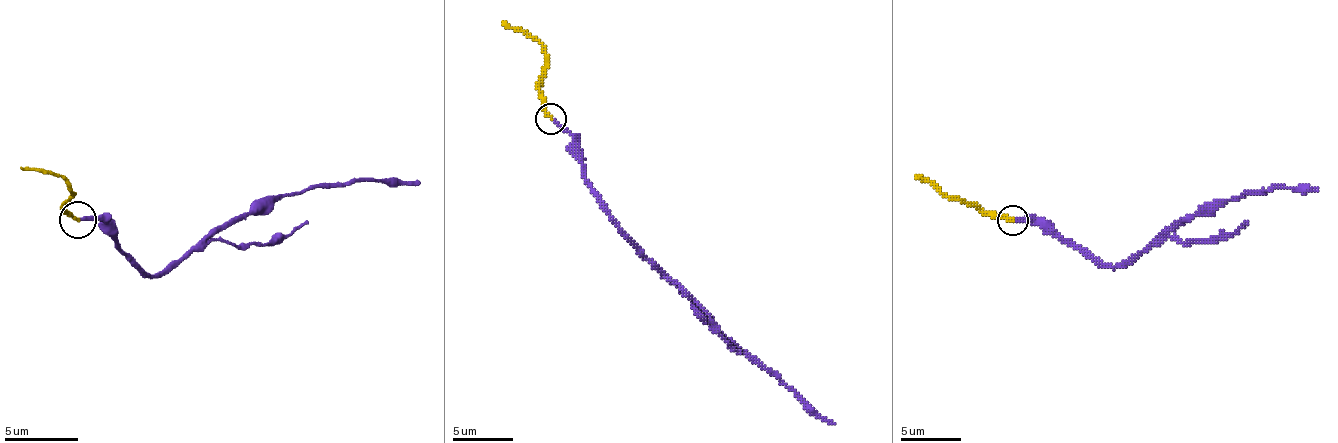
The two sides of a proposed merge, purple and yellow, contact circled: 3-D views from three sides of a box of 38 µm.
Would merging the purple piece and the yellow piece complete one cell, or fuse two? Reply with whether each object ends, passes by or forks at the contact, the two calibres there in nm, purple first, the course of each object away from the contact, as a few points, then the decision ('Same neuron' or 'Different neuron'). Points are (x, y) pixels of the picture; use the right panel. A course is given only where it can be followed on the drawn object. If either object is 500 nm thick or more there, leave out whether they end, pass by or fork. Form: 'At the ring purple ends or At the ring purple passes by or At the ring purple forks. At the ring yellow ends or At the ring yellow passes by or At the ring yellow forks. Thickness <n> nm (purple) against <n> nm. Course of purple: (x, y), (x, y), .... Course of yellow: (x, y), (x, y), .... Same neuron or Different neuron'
At the ring purple ends. At the ring yellow ends. Thickness 200 nm (purple) against 240 nm. Course of purple: (1013, 221), (1028, 221), (1110, 267), (1126, 267), (1226, 200), (1275, 188), (1317, 191). Course of yellow: (1013, 221), (943, 194), (931, 181), (916, 175). Same neuron

